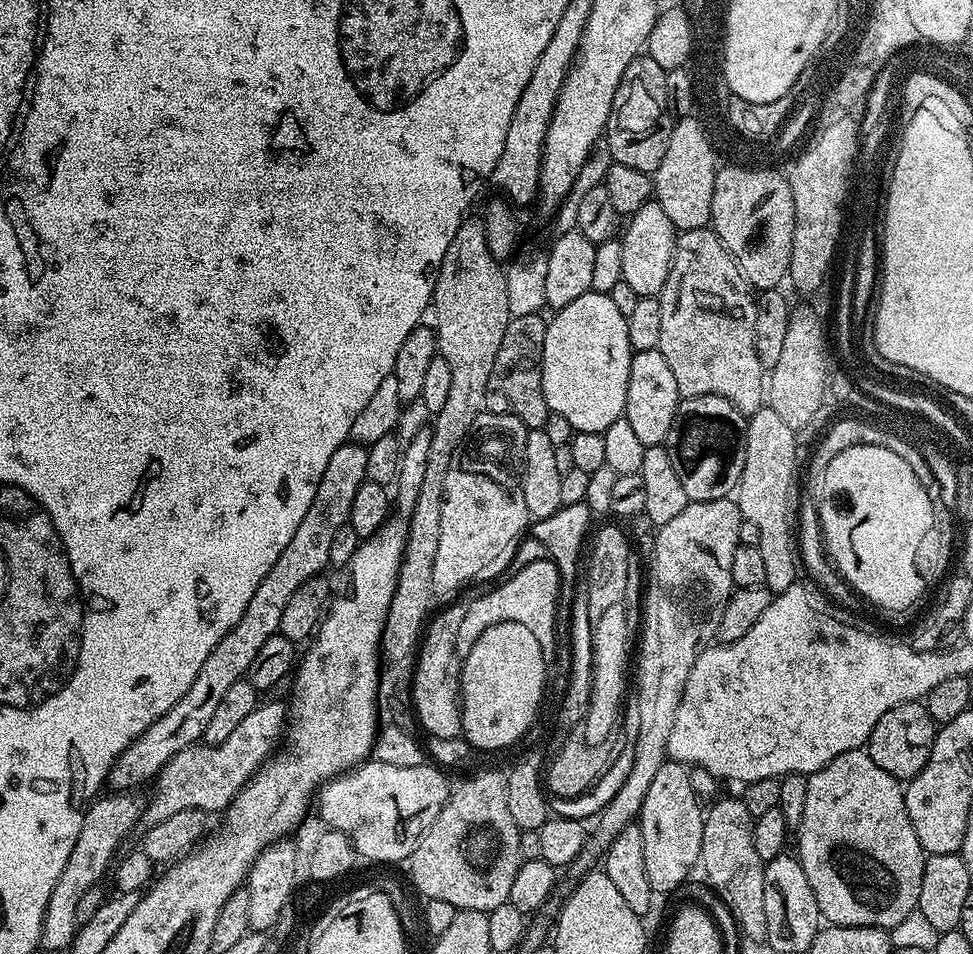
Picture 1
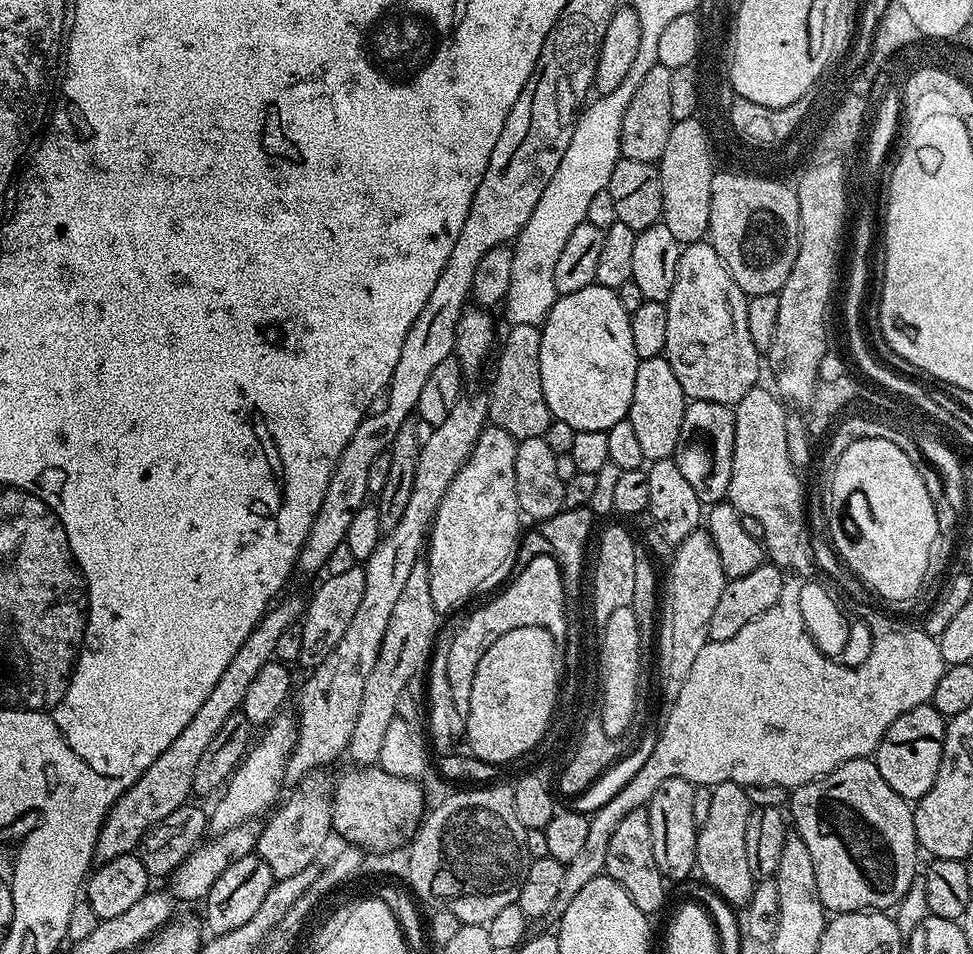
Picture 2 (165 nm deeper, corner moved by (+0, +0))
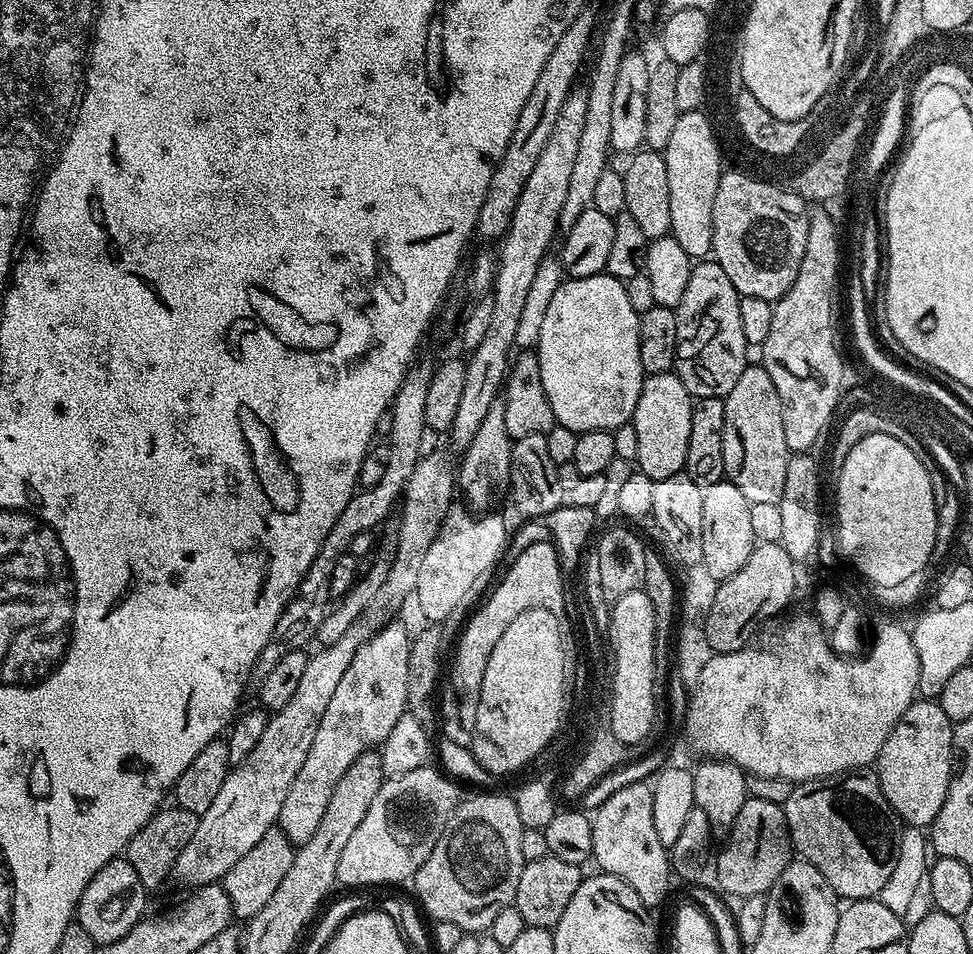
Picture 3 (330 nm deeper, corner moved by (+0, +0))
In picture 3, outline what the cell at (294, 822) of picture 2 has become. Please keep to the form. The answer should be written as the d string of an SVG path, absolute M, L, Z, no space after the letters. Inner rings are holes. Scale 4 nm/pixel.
M397 622L379 628L354 654L354 660L334 689L302 767L292 780L282 804L278 826L294 846L305 844L322 820L335 786L350 763L384 743L394 723L406 712L407 663L410 632Z

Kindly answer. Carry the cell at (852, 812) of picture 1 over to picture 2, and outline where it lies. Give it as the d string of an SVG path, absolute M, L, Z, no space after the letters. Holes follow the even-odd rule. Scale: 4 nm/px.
M865 758L862 760L851 760L842 766L835 768L829 776L823 776L821 780L815 780L809 784L803 784L800 788L793 788L790 792L790 820L794 823L794 831L806 842L806 850L810 850L810 859L814 862L814 878L818 878L818 894L820 901L829 913L839 914L841 912L866 912L869 910L892 910L900 903L900 900L910 890L910 886L918 879L916 872L916 831L914 830L913 805L902 799L894 790L890 790L890 782L878 774L878 766L875 759Z

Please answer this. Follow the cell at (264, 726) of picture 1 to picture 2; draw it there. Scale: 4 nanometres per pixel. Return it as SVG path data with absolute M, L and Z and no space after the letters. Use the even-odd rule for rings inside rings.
M461 395L454 410L450 410L450 418L435 425L422 441L418 454L418 471L414 473L414 487L406 510L398 526L383 533L374 554L363 561L365 590L345 636L321 665L307 673L308 681L301 688L299 685L300 716L295 717L296 744L285 766L285 785L297 785L308 773L323 769L323 764L347 753L350 734L354 734L354 722L358 722L358 706L362 706L362 689L366 687L366 677L370 675L370 670L374 670L386 626L390 626L390 613L398 602L404 583L408 581L410 570L414 570L414 562L421 559L432 526L432 517L436 515L450 482L454 482L458 470L462 470L466 458L470 458L478 438L489 423L487 399L483 395L468 395Z

